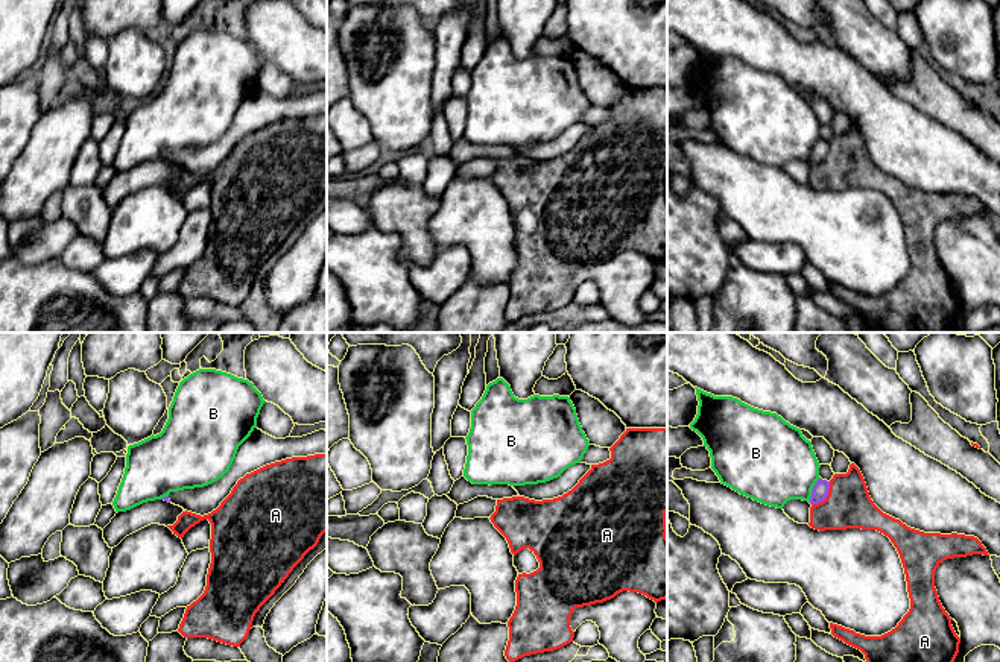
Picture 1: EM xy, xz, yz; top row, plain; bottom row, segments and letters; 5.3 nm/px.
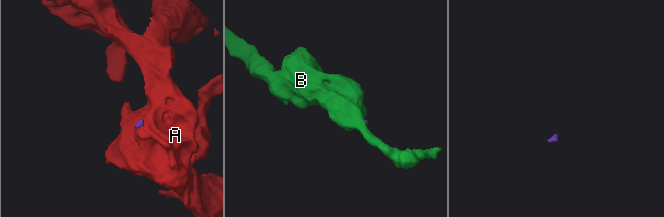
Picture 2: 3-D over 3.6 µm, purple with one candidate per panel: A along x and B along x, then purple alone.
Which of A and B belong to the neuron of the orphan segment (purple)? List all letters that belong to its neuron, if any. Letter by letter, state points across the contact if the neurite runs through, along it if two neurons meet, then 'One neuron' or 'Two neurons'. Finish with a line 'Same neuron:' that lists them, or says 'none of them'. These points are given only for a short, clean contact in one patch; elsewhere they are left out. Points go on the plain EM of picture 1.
A: Boundary: yz (830, 141), (827, 155), (812, 164). Two neurons
B: Boundary: yz (819, 137), (809, 161). Two neurons
Same neuron: none of them

